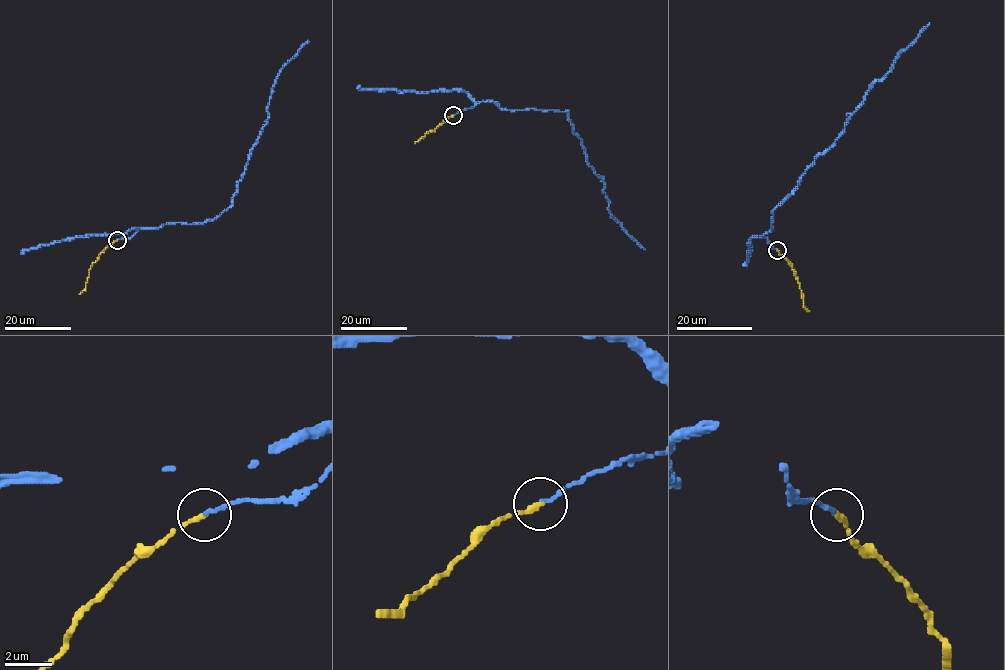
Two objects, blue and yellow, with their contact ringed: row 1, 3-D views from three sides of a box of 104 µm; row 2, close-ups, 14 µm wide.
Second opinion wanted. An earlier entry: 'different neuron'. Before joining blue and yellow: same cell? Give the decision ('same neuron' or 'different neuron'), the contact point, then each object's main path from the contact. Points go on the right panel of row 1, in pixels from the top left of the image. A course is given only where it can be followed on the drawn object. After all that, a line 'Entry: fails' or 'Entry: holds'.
same neuron | (777, 250) | blue via (776, 250), (761, 237), (772, 230), (774, 209), (837, 138), (869, 87), (930, 24) | yellow via (777, 250), (795, 272), (803, 305), (808, 311)
Entry: fails

